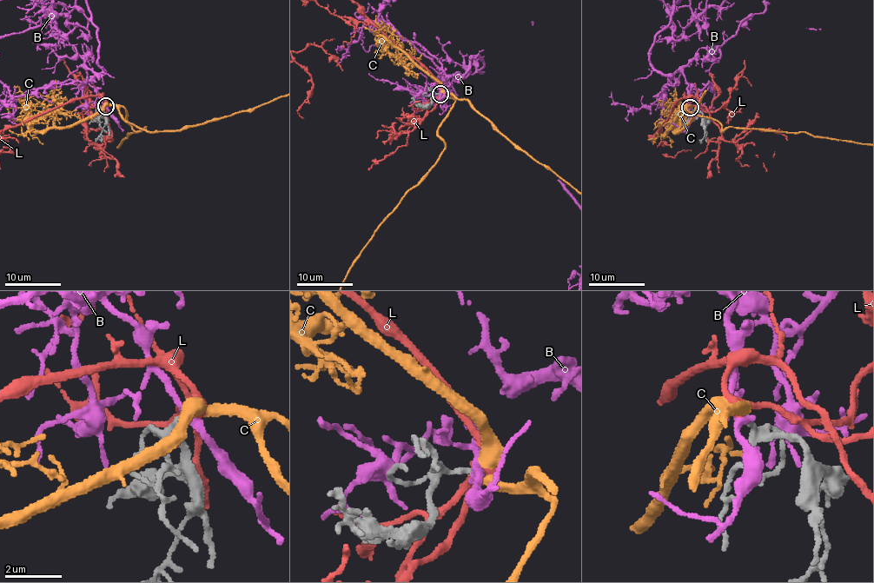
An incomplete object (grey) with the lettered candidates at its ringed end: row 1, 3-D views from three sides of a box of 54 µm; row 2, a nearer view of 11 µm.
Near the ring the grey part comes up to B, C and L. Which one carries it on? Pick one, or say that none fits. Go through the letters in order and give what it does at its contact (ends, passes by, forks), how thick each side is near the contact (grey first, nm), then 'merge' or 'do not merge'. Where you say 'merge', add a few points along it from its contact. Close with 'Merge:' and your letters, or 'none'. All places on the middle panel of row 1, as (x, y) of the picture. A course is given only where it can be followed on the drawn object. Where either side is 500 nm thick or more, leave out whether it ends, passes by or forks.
B: it passes by; 200 nm thick on the grey side, 260 nm on the other; do not merge
C: it passes by; 200 nm thick on the grey side, 440 nm on the other; do not merge
L: it passes by; 200 nm thick on the grey side, 240 nm on the other; merge
Merge: L

